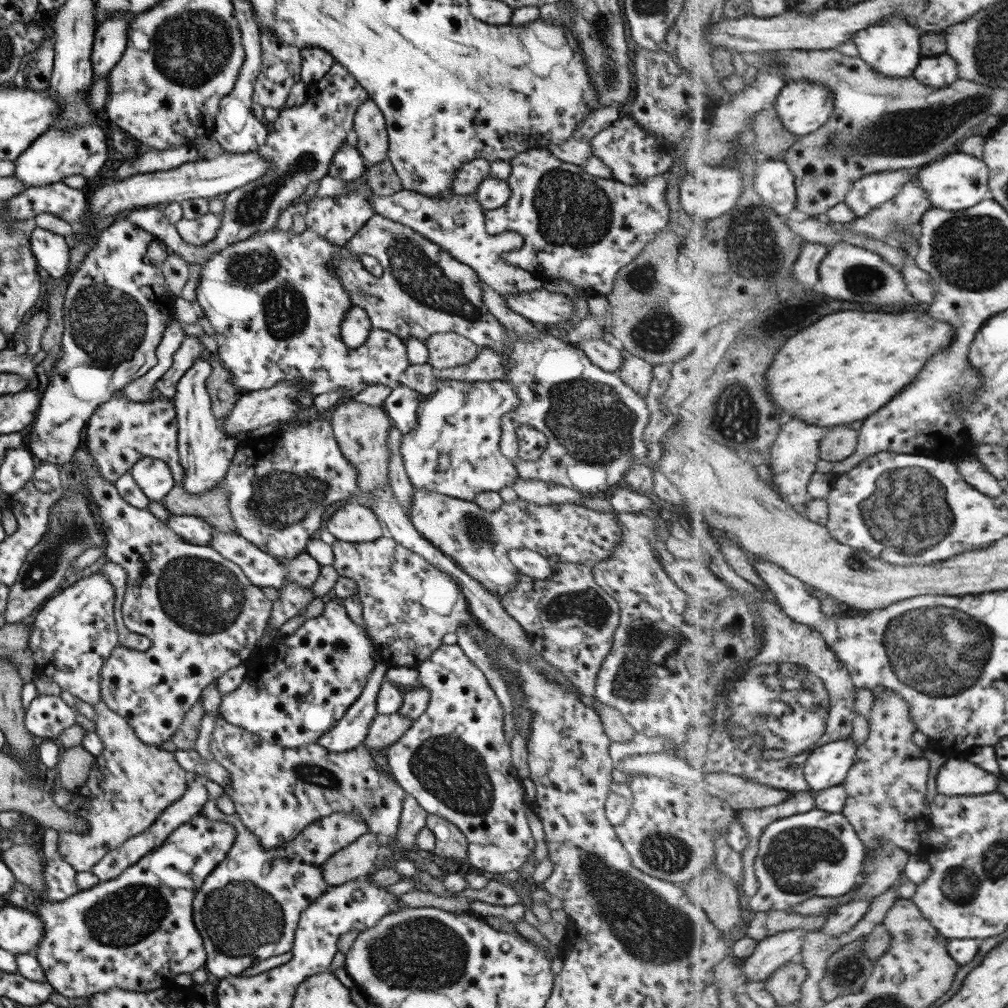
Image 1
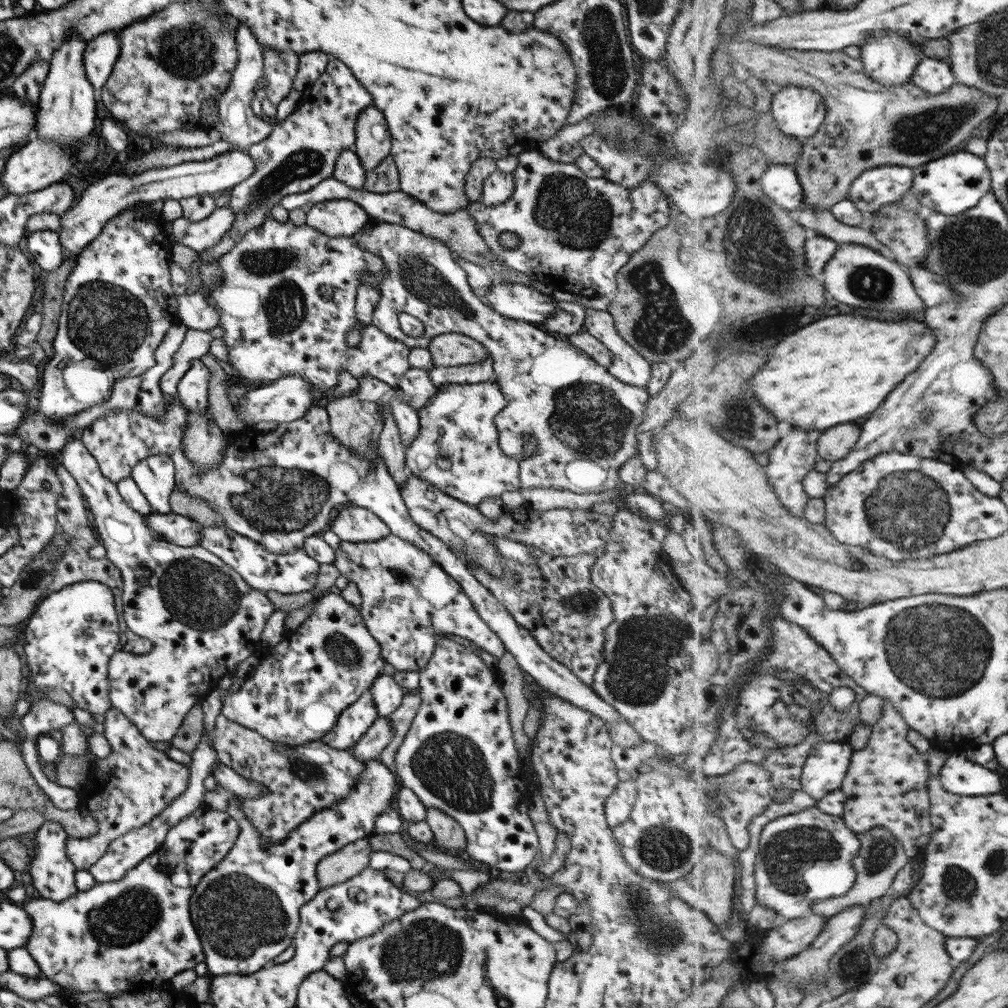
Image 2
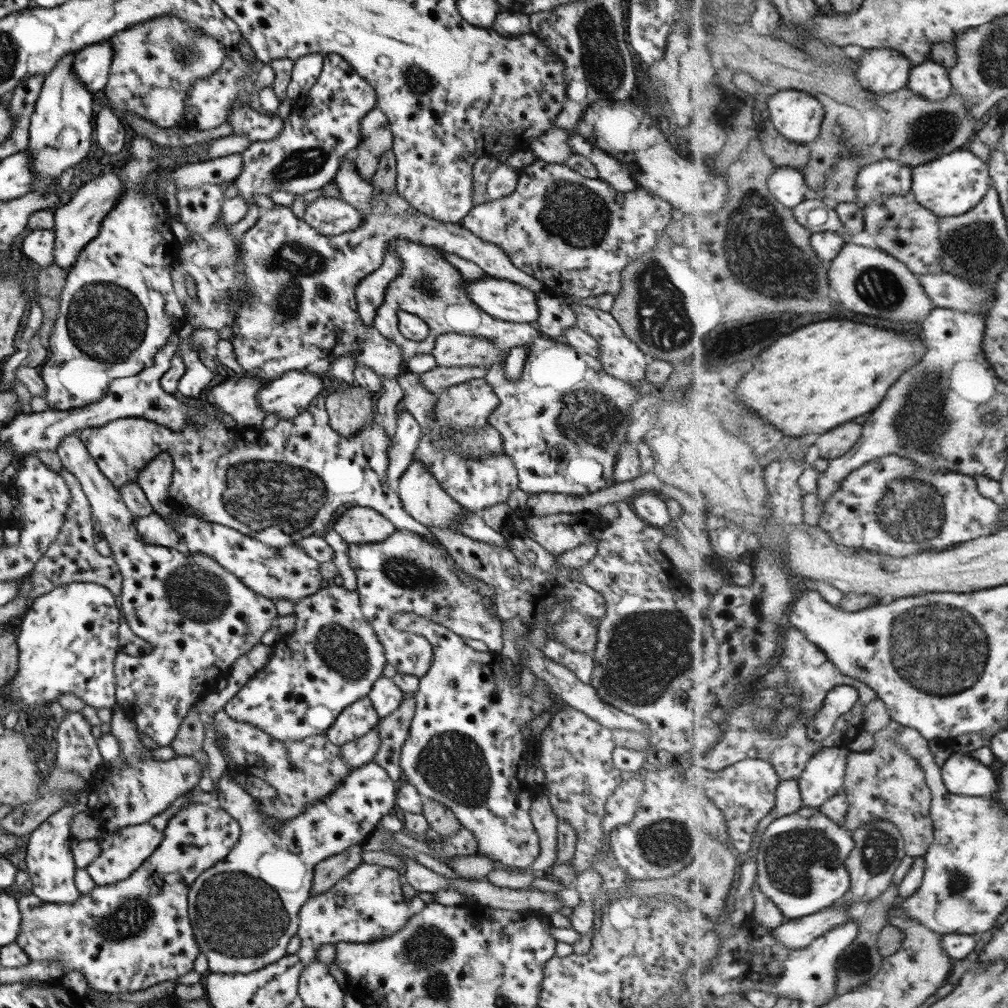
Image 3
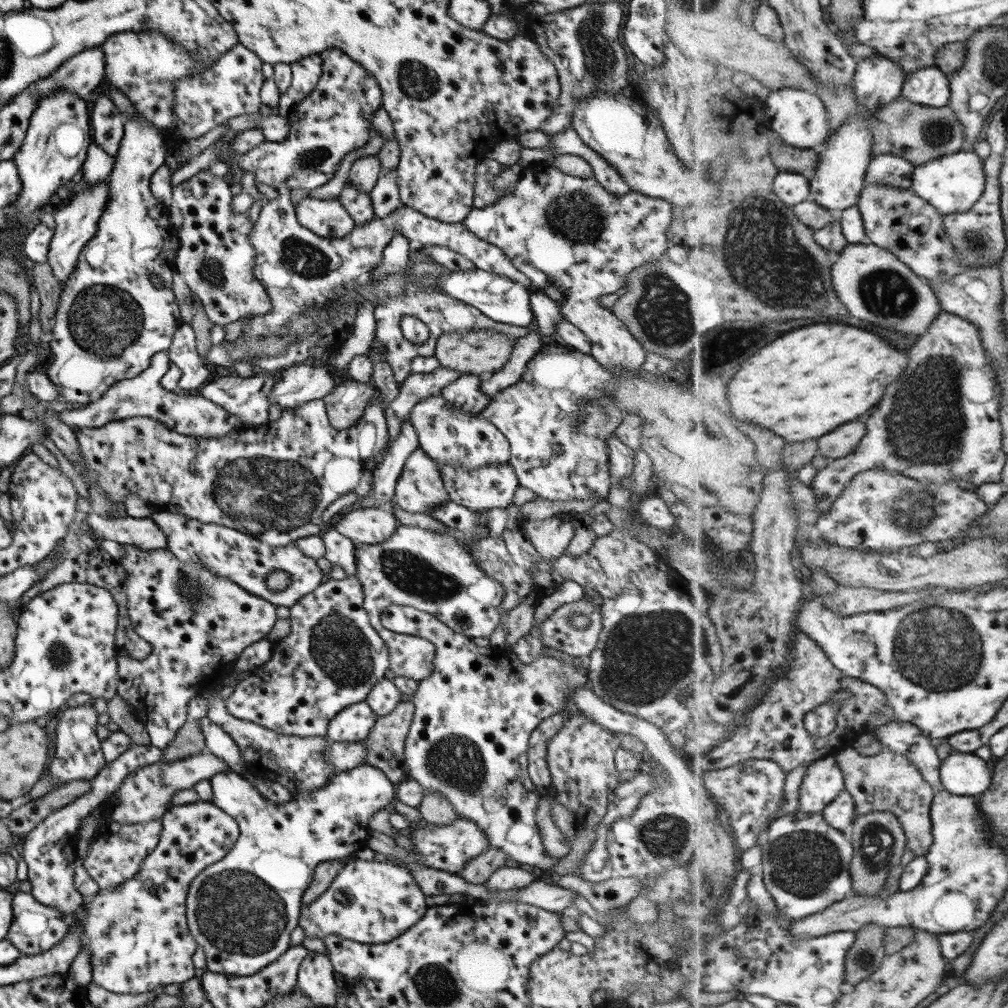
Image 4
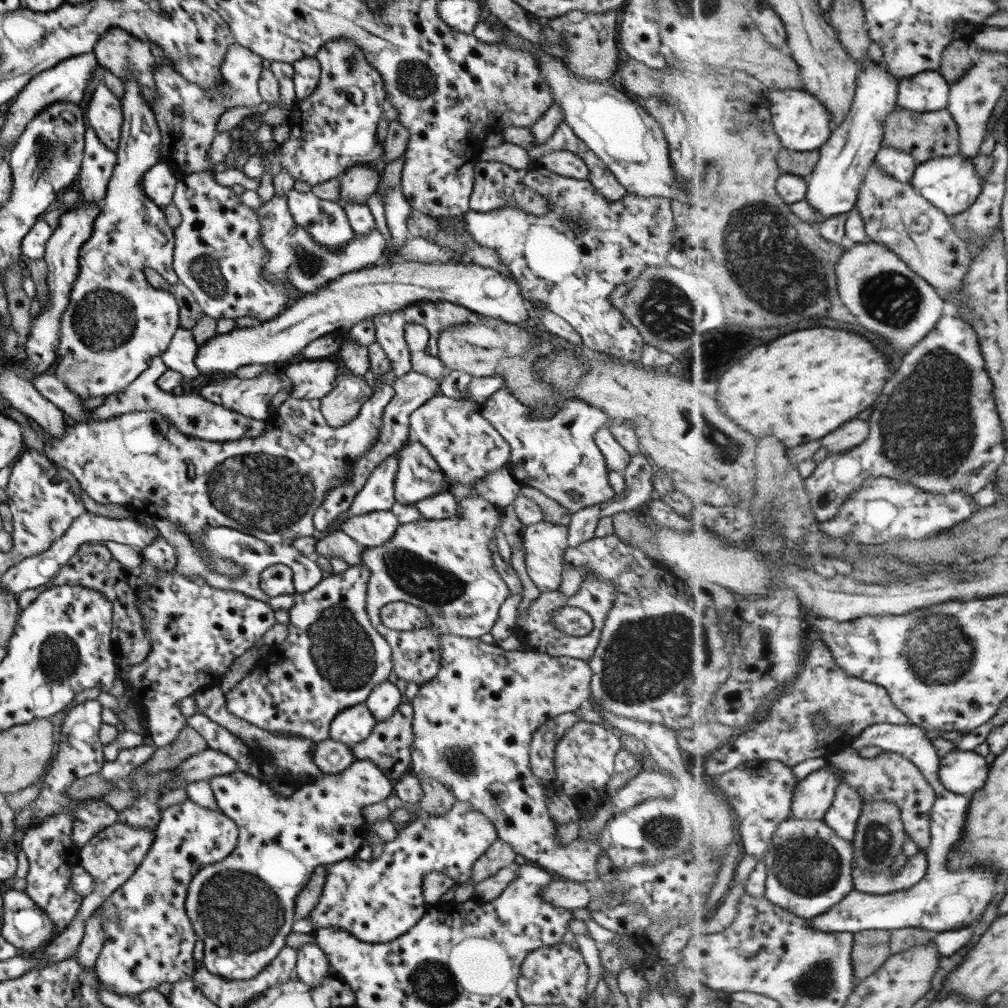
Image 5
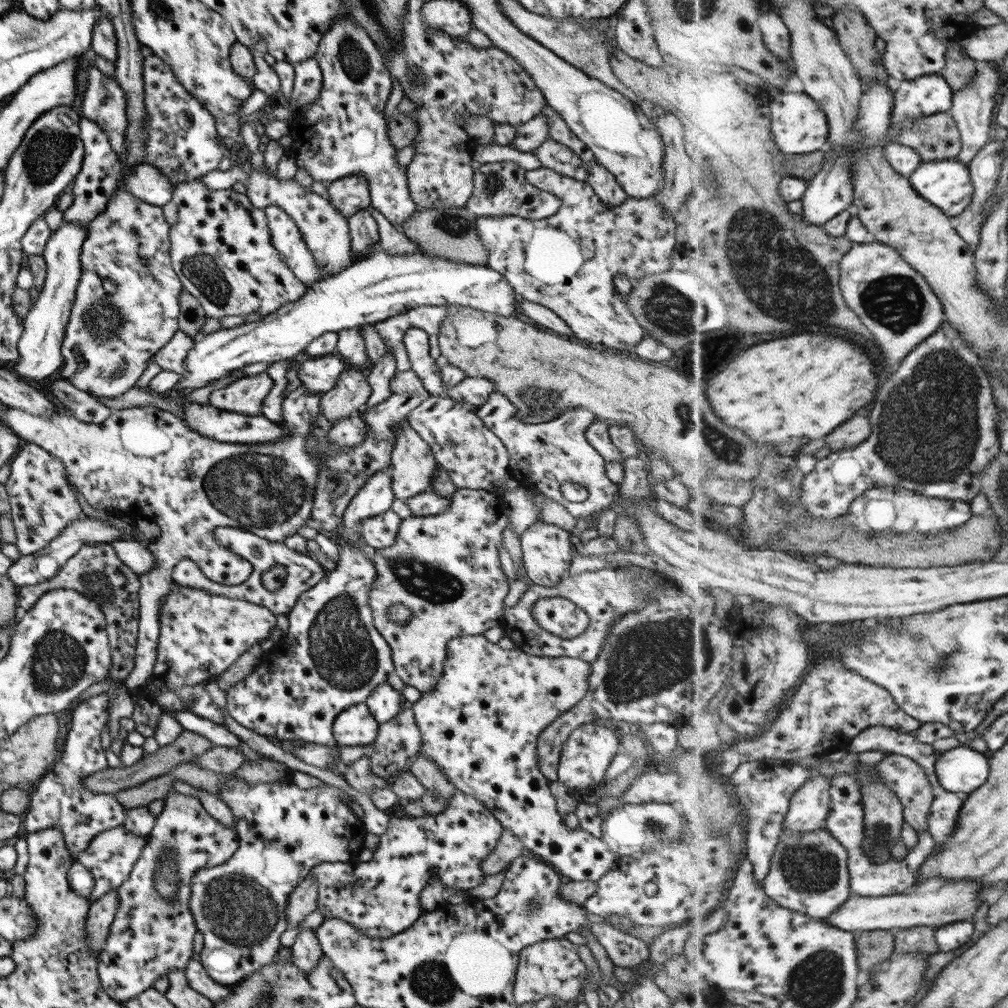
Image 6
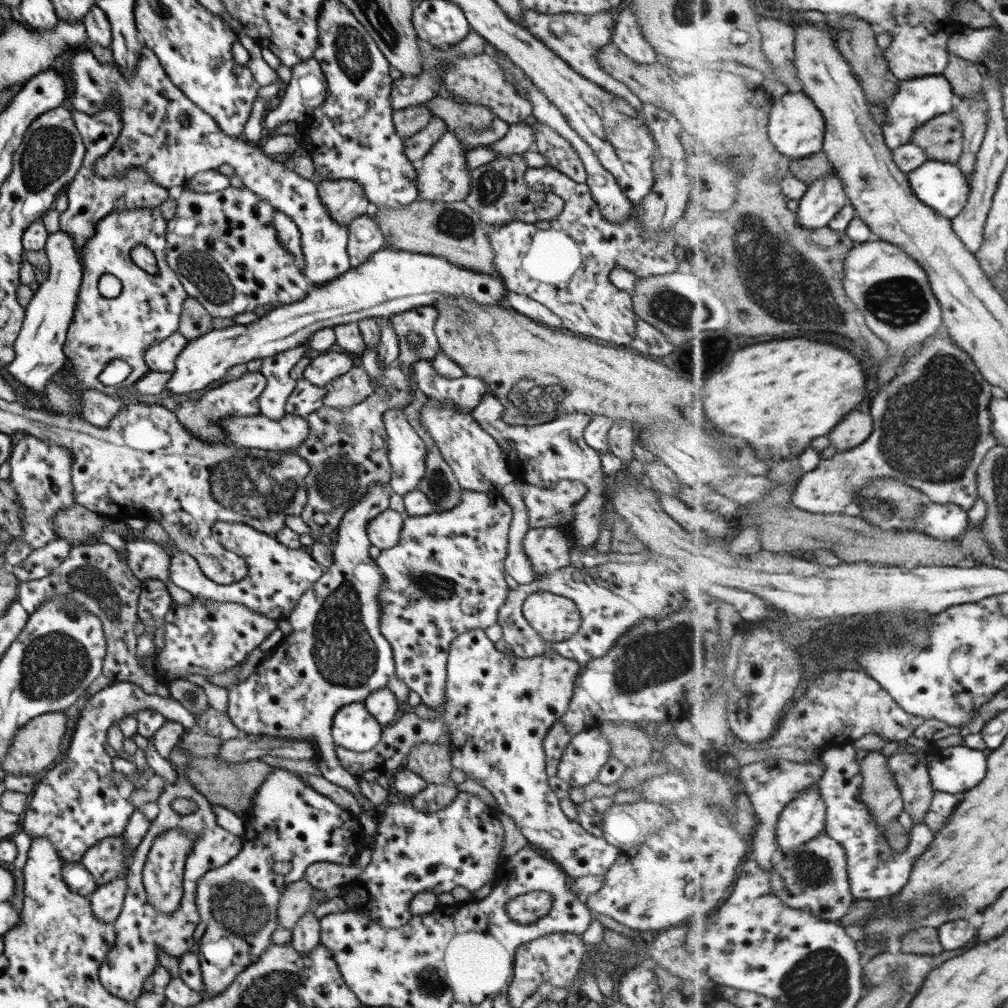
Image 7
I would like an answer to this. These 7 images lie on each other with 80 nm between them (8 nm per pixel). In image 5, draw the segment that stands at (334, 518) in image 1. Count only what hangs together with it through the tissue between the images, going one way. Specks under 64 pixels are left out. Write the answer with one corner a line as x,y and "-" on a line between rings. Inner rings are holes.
390,510
347,516
337,528
363,548
385,544
397,528
397,517

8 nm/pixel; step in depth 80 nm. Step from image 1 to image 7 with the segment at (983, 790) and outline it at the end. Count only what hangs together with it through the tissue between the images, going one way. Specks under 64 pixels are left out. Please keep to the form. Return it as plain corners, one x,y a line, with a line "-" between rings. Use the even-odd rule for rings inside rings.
964,745
939,747
928,767
935,790
952,795
965,794
987,776
988,757
985,752

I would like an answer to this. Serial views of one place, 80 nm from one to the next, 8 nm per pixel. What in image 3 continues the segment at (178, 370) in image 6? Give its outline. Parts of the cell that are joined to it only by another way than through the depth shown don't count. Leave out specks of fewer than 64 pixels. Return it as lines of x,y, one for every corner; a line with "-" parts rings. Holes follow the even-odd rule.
183,338
178,342
173,356
179,356
185,365
184,373
176,386
177,392
189,398
190,401
199,401
209,388
208,384
214,373
200,362
197,353
191,349
190,342

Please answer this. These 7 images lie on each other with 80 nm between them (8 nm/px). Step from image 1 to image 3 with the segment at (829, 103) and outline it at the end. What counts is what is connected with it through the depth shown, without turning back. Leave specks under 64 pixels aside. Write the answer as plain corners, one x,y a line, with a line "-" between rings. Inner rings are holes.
797,89
771,90
768,110
774,127
789,140
811,145
827,118
824,103

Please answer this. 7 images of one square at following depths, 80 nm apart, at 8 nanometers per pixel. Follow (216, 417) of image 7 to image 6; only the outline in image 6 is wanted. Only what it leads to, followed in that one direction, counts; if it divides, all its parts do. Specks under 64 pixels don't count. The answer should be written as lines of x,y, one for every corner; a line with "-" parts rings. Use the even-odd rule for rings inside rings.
266,372
255,376
242,376
223,388
208,394
208,403
219,410
242,415
261,415
261,403
271,390
272,380

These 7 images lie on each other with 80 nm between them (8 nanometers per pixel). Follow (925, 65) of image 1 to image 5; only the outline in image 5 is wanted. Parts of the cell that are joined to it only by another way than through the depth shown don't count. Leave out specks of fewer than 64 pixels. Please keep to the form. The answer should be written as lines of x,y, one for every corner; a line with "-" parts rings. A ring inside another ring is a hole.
925,71
900,80
898,106
915,111
931,112
948,108
951,83
940,71

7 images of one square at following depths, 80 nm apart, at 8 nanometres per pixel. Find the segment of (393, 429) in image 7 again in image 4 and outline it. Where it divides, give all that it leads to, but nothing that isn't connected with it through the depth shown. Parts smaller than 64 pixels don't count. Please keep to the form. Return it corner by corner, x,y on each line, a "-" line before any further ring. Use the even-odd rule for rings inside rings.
419,446
405,459
392,500
411,514
426,514
434,506
448,501
437,463

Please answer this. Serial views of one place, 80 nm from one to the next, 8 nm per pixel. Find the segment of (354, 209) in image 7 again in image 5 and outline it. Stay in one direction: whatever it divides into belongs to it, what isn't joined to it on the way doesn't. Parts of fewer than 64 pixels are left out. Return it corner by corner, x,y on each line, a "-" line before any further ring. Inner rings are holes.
353,165
339,176
338,205
345,208
346,202
365,203
376,191
378,174
369,165

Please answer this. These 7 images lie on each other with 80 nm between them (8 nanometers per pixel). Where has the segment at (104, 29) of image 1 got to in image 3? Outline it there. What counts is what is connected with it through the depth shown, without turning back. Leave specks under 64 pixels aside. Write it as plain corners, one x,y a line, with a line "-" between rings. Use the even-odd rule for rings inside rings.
96,42
75,52
72,69
90,93
97,92
105,86
111,59
110,42

